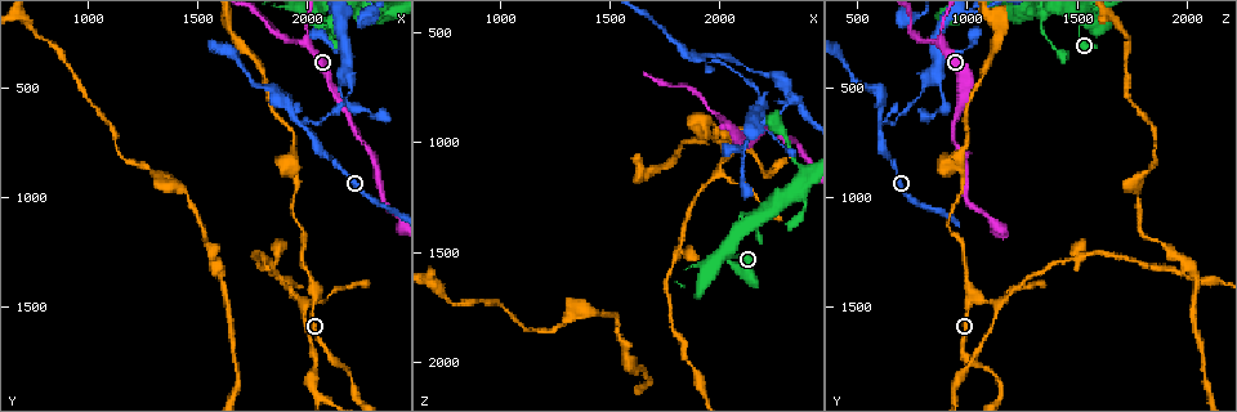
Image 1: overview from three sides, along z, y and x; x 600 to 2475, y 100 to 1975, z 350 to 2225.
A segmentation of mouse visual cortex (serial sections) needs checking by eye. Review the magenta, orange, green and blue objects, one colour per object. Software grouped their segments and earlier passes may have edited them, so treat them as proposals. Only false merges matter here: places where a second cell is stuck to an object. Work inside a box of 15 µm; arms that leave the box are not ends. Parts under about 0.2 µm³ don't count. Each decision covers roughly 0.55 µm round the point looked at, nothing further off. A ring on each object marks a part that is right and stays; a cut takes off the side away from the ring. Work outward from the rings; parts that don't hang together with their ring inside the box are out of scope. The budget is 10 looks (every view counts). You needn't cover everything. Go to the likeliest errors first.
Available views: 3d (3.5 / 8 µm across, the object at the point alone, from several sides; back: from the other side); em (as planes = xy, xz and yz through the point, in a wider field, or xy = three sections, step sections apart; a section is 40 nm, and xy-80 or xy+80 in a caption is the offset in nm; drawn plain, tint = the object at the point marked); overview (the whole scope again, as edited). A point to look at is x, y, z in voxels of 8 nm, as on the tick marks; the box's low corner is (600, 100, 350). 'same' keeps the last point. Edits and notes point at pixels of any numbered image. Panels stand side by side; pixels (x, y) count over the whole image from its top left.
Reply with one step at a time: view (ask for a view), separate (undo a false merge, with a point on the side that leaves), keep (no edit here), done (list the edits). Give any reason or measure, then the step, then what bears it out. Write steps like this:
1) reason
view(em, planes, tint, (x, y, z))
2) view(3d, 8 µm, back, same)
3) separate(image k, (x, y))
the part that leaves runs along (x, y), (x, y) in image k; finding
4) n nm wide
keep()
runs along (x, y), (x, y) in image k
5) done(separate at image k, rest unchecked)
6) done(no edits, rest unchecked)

three-way junction
view(3d, 3.5 µm, (1990, 690, 620))

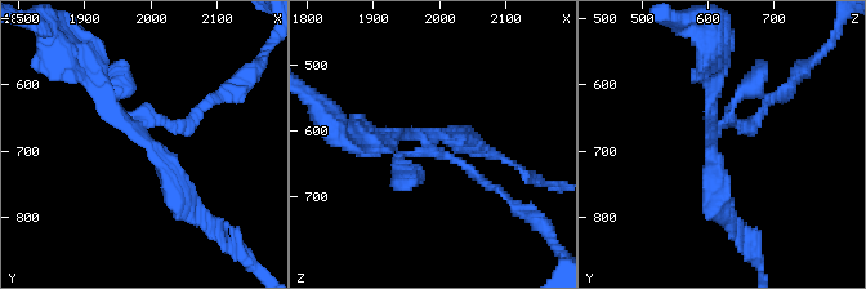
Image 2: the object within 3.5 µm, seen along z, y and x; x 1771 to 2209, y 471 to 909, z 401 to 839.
now the EM
view(em, xy, step 3, tint, (1990, 680, 610))

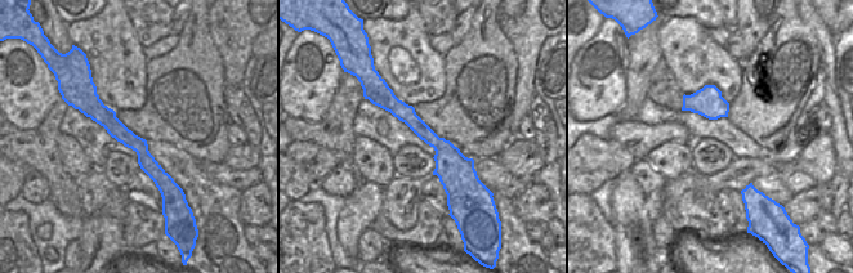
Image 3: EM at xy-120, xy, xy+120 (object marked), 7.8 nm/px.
separate(image 2, (182, 125))
a second cell is stuck on

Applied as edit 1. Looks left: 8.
view(overview)

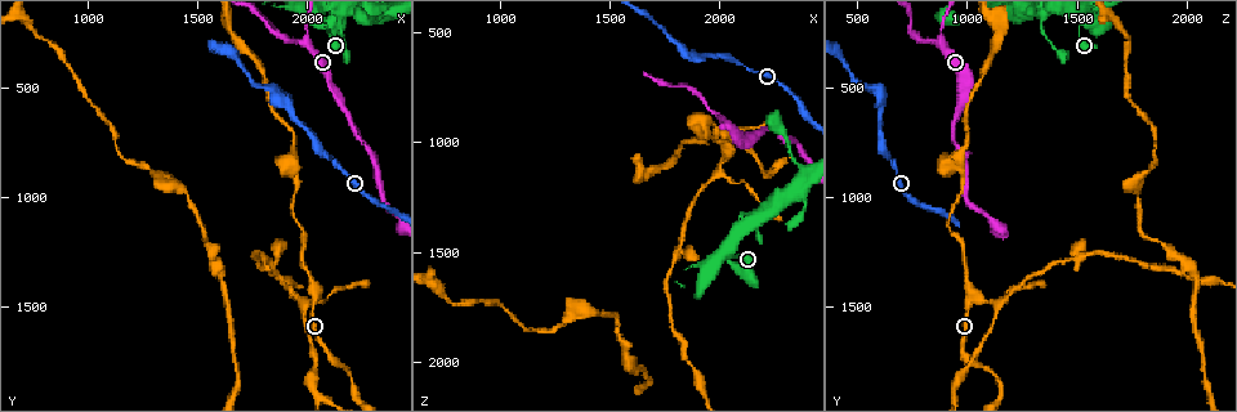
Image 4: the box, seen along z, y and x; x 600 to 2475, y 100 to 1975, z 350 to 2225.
sharp bend
view(3d, 3.5 µm, (1990, 1480, 1140))

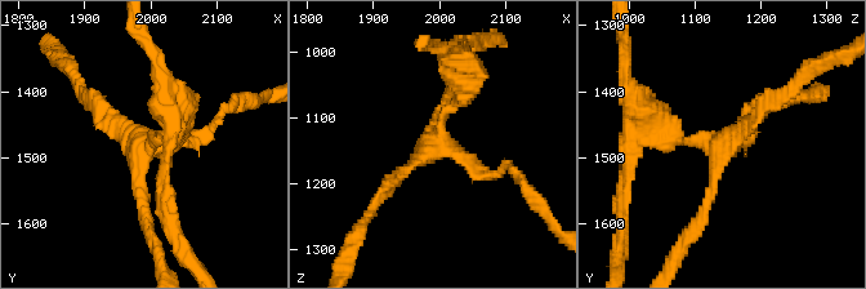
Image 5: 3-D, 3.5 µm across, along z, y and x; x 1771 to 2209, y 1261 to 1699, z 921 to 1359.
view(em, planes, plain, (2000, 1475, 1140))

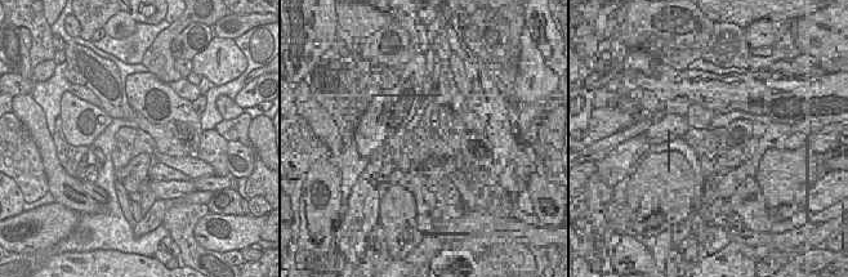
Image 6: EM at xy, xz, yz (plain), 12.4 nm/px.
where the object lies
view(em, planes, tint, same)

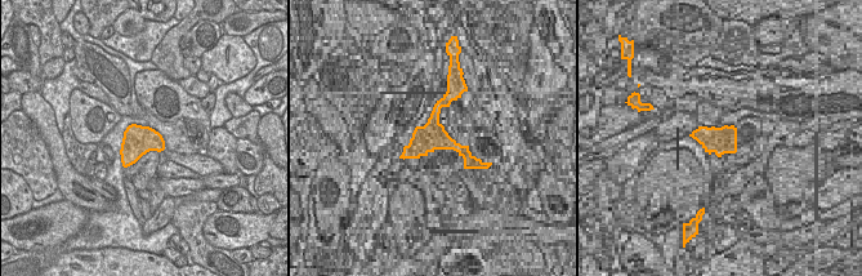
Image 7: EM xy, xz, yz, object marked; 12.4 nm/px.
separate(image 5, (124, 132))
the part that leaves runs along (440, 123), (440, 142), (373, 212) in image 5; two cells meet here

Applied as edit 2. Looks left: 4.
view(overview)

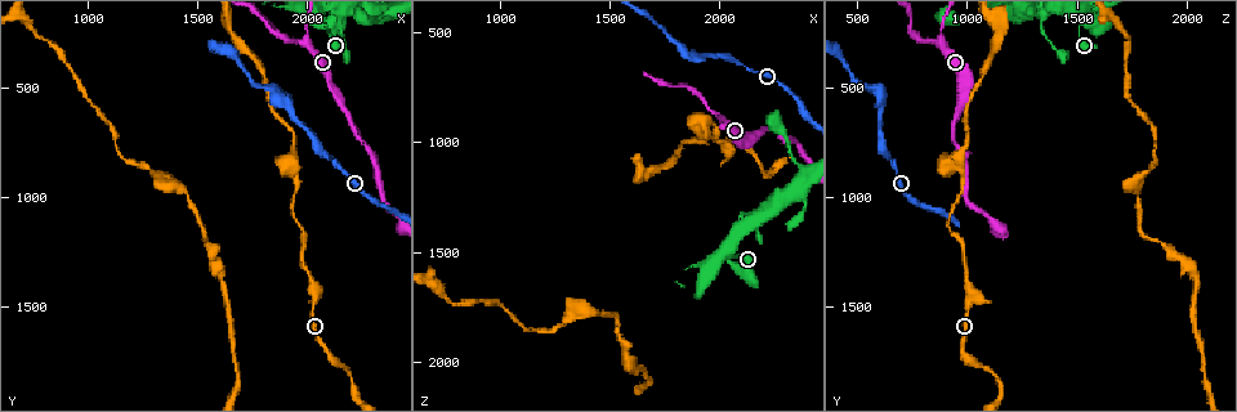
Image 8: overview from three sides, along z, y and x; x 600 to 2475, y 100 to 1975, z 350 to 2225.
thin neck
view(3d, 8 µm, (1940, 300, 850))

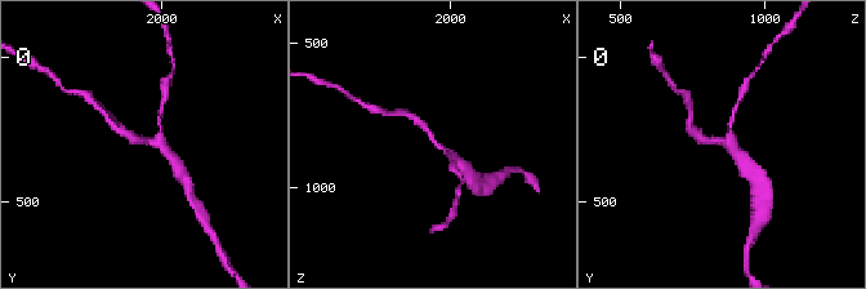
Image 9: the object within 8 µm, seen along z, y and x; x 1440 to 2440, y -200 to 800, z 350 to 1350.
view(em, planes, tint, (1950, 300, 840))

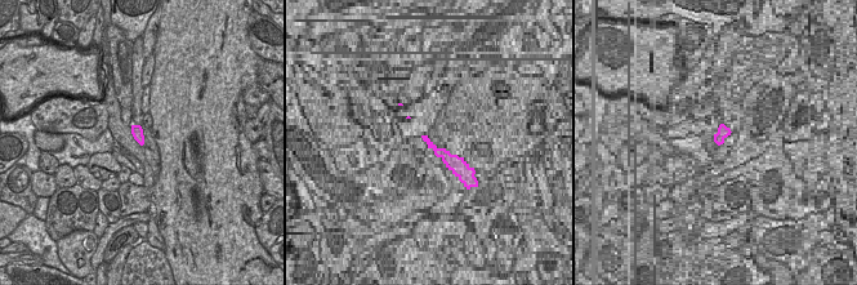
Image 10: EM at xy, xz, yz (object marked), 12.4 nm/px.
keep()
continuous, no second cell

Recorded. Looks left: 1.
done(separate at image 2, separate at image 5, rest unchecked)

